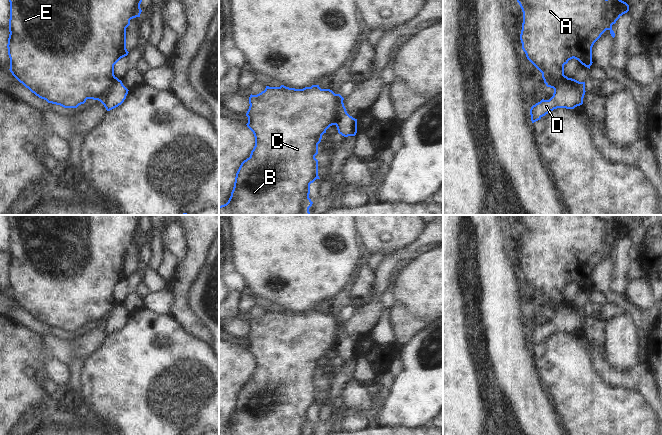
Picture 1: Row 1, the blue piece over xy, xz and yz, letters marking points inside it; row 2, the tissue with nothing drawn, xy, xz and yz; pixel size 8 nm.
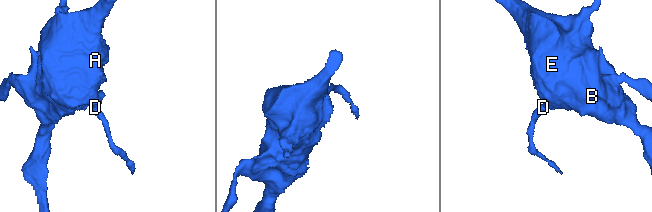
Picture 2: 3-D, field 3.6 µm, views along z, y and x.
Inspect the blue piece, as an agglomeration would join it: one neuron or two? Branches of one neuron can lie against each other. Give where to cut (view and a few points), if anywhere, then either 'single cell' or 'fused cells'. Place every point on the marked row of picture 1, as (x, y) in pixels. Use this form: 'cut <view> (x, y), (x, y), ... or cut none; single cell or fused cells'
cut xy (119, 80), (110, 88), (110, 92), (101, 102); fused cells

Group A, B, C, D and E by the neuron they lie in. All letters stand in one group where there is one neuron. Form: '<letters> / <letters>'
A B C E / D

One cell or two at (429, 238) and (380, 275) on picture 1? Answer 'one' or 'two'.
one

